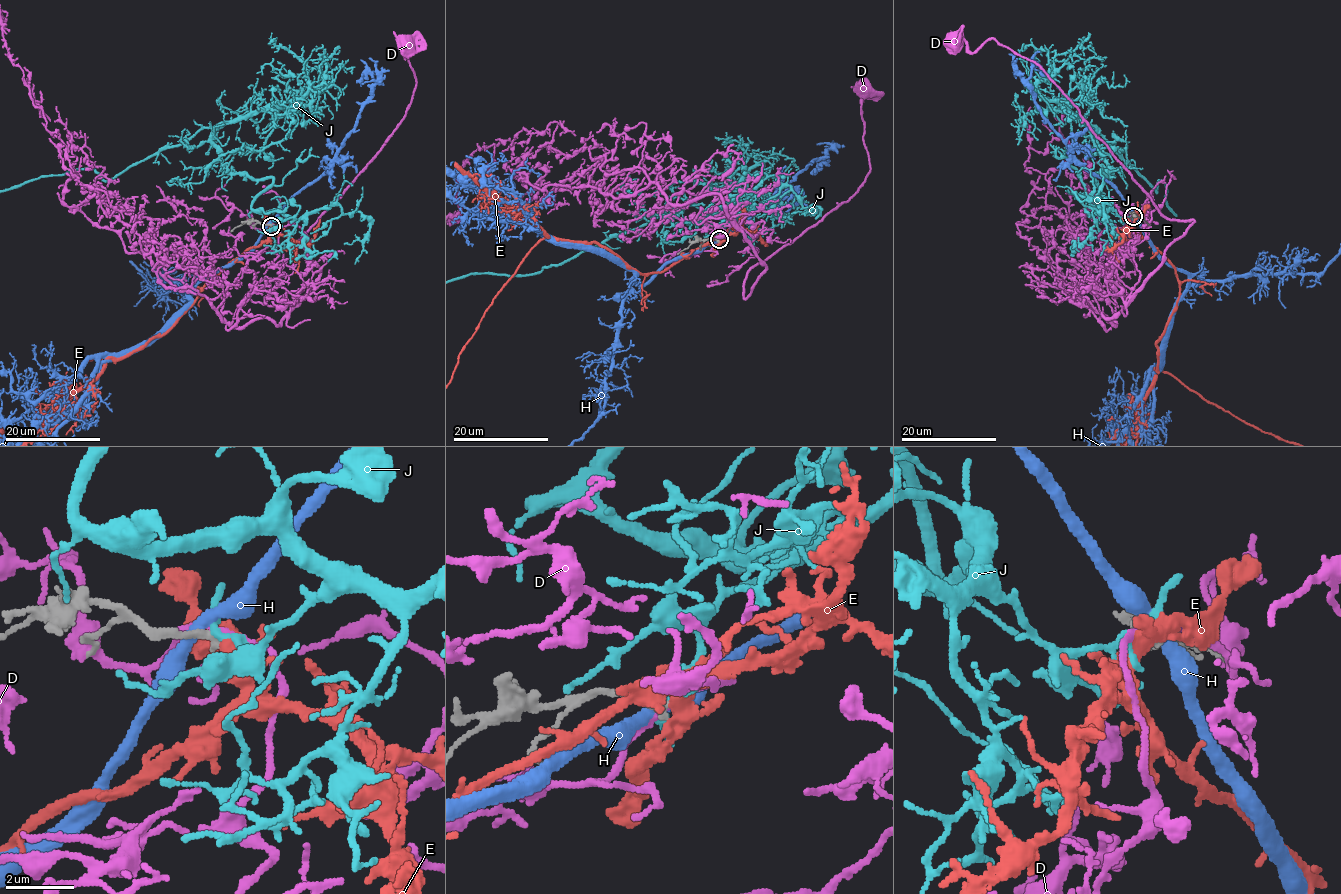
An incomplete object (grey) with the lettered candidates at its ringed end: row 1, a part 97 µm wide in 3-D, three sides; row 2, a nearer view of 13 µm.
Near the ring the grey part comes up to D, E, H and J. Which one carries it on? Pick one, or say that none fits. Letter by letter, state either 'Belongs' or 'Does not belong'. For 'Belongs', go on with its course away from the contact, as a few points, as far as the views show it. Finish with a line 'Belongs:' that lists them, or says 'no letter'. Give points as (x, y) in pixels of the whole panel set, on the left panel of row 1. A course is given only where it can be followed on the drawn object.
D: Does not belong
E: Belongs
H: Does not belong
J: Does not belong
Belongs: E

